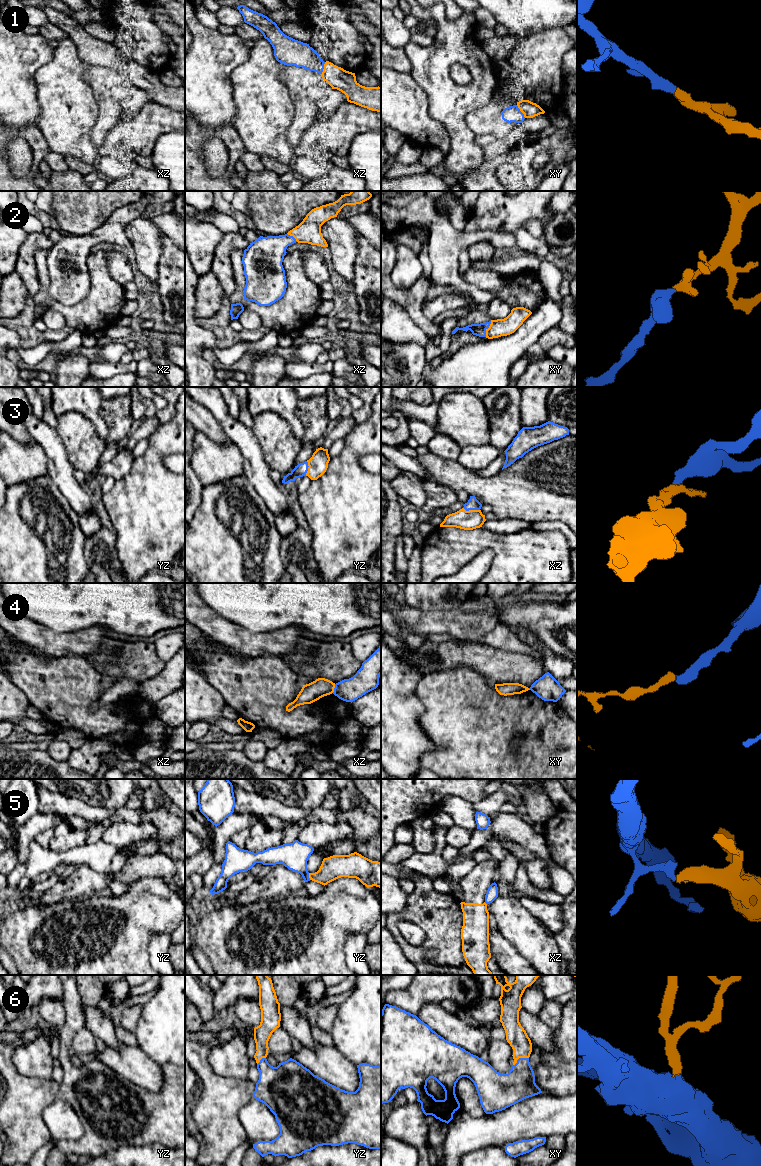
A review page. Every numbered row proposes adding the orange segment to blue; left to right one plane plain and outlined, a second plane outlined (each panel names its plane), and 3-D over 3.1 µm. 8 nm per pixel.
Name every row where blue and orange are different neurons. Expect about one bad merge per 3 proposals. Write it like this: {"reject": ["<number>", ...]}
{"reject": ["4", "5"]}

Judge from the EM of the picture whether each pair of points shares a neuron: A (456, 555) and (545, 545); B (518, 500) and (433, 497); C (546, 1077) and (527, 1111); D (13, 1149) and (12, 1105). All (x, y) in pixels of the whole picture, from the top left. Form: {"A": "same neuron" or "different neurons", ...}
{"A": "same neuron", "B": "different neurons", "C": "different neurons", "D": "same neuron"}

